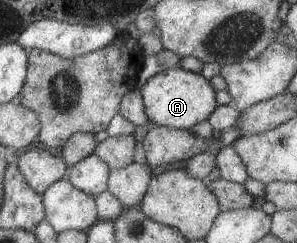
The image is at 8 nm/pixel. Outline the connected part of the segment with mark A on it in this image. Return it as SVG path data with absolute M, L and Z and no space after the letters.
M174 66L154 74L139 90L144 104L144 114L153 125L186 130L204 122L216 108L216 96L210 82L200 74Z

